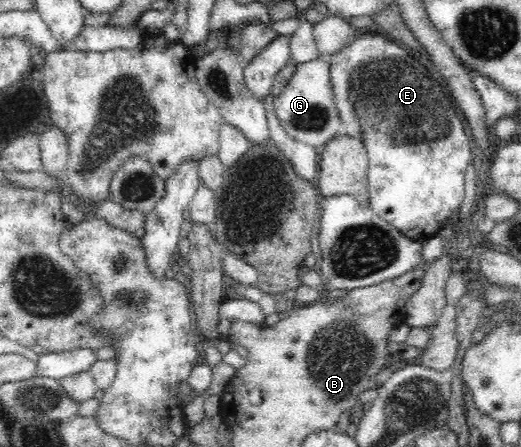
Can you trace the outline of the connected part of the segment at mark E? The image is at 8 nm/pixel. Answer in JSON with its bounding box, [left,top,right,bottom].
[326,31,473,241]

